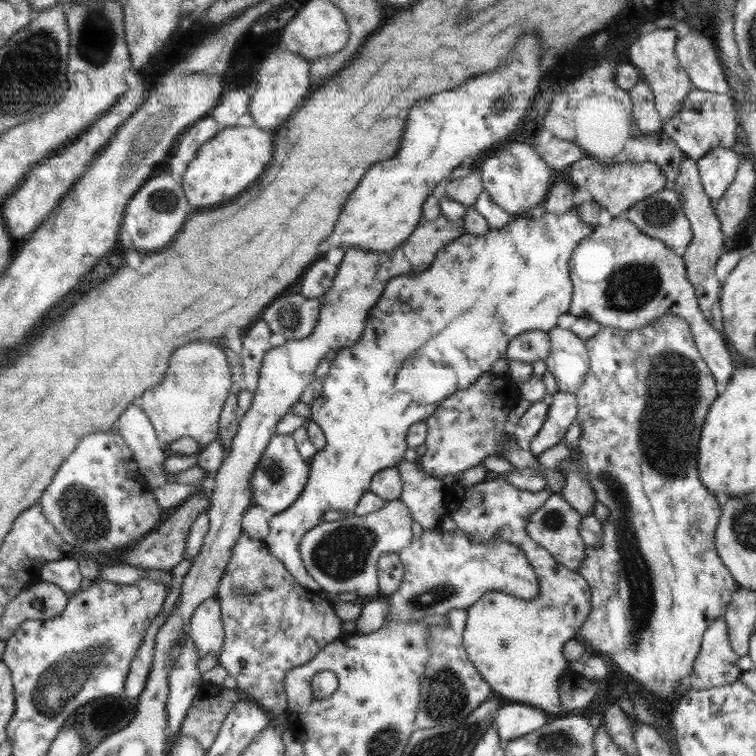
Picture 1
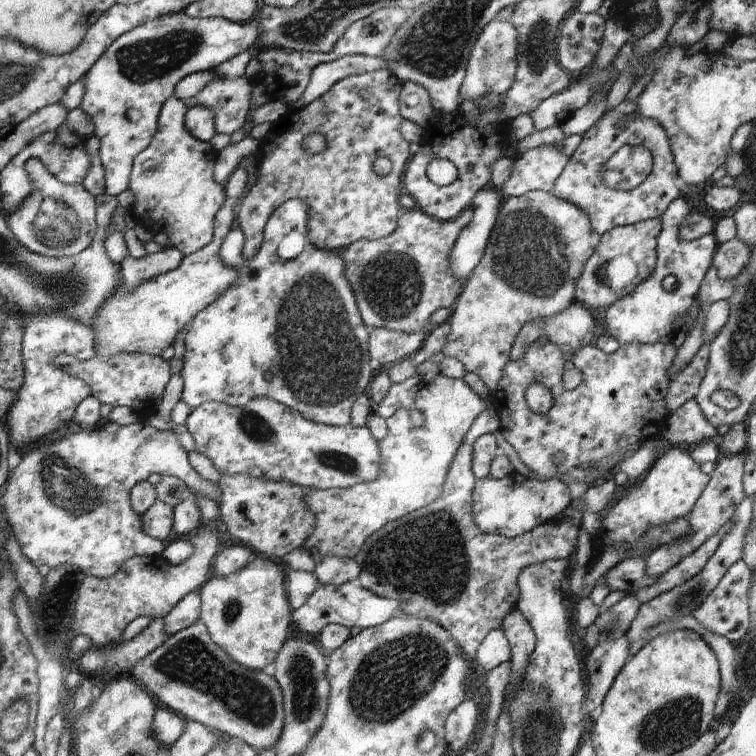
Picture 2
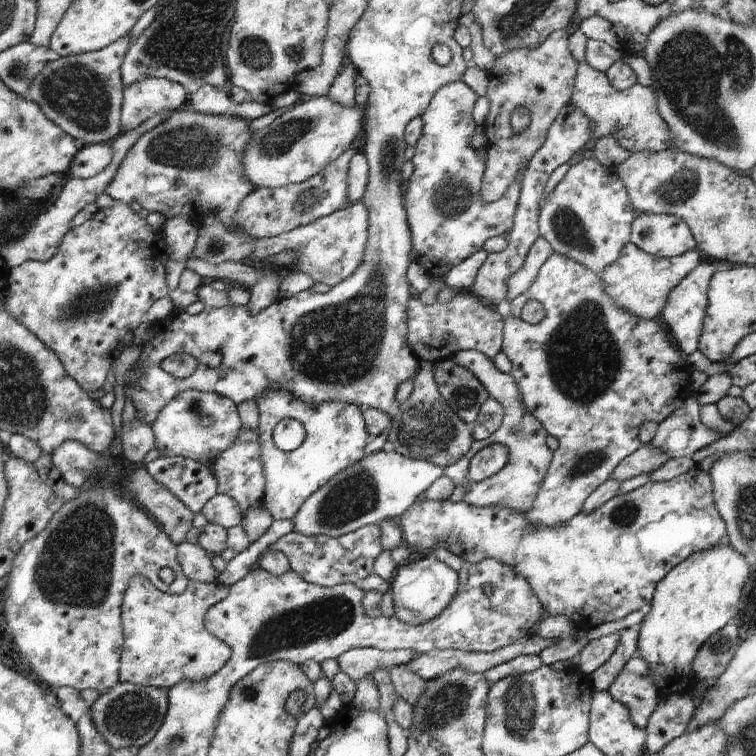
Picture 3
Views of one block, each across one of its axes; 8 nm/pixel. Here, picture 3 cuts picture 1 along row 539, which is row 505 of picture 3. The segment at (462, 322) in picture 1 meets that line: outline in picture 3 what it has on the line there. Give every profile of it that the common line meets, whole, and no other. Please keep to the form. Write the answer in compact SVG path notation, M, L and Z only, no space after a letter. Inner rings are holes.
M274 386L256 400L259 408L260 461L263 467L265 488L262 502L274 521L292 521L300 506L324 487L336 474L356 465L364 457L371 436L365 430L362 409L349 403L324 402L306 405ZM283 419L295 419L305 429L304 443L294 451L280 451L273 442L273 429Z

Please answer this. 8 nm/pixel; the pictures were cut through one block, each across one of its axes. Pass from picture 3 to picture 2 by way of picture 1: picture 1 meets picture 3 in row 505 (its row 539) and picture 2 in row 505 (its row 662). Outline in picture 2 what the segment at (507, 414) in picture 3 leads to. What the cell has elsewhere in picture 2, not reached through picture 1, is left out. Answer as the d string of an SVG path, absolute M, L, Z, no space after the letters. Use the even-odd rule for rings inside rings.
M514 472L503 479L495 479L492 476L476 479L472 500L475 523L482 533L514 538L538 523L561 514L573 498L570 496L568 485L559 478L520 478L520 475Z

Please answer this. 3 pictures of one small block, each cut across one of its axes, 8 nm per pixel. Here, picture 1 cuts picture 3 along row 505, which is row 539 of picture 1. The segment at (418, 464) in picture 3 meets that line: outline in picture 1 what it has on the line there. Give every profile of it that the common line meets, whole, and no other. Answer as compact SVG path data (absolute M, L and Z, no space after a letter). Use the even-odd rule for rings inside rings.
M400 499L387 501L380 509L364 516L349 512L346 518L326 521L310 528L300 544L300 557L308 573L320 585L321 591L332 596L356 592L365 598L381 598L379 592L377 560L380 554L400 552L412 543L416 522L410 509Z

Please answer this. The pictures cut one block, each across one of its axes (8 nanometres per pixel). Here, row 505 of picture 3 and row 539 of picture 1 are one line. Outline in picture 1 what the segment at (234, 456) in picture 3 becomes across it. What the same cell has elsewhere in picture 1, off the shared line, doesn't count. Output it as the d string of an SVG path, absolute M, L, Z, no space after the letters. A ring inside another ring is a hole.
M244 529L233 547L214 597L220 604L224 627L224 646L217 656L219 664L236 680L237 690L246 700L268 710L271 717L286 713L284 677L288 670L310 661L324 646L343 634L344 622L334 611L333 603L321 592L315 593L300 585L284 563L270 553L265 542L250 537Z

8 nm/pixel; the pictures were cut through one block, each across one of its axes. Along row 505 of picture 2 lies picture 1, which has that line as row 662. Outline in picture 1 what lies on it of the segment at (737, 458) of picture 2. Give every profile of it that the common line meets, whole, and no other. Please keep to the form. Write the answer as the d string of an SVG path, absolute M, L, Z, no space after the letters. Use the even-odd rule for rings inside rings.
M720 616L710 621L703 634L700 654L694 660L694 673L685 682L688 689L702 690L712 688L713 686L722 686L739 681L743 671L738 665L740 655L736 654L730 647L730 637L728 637L728 625L725 617Z

